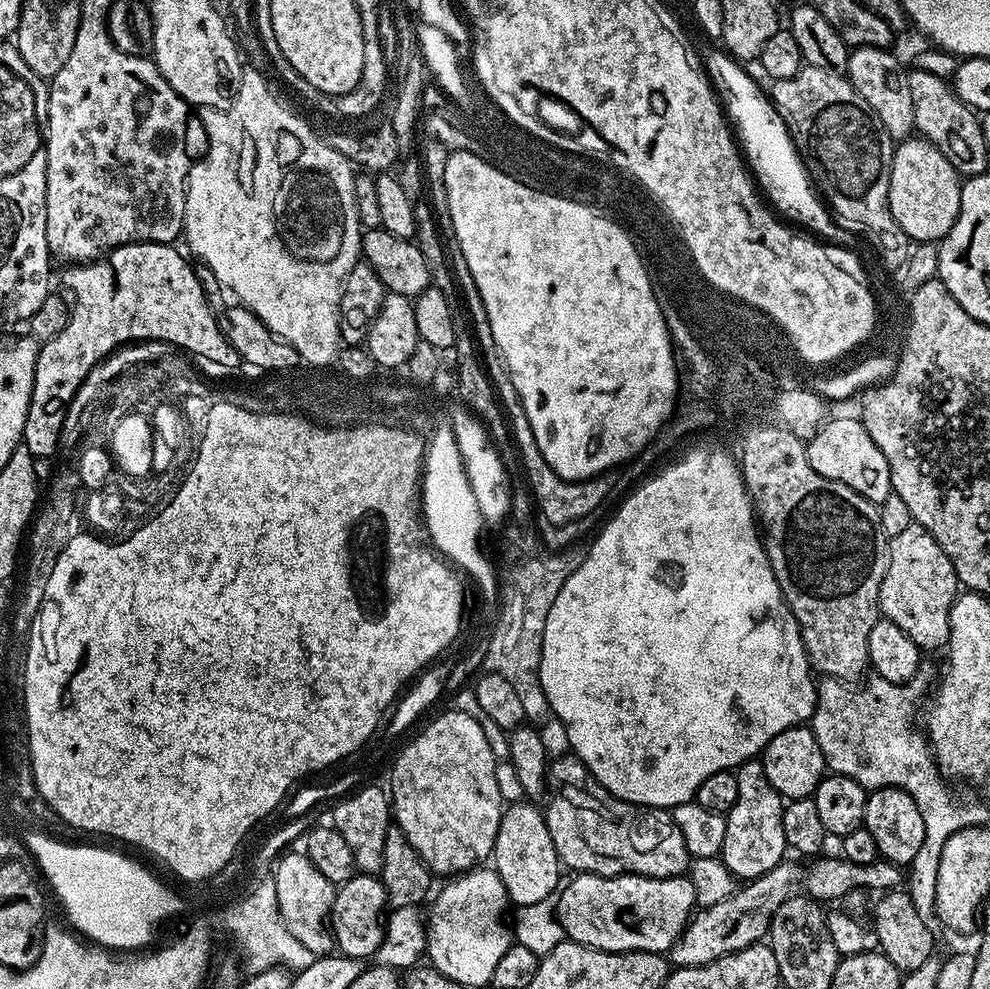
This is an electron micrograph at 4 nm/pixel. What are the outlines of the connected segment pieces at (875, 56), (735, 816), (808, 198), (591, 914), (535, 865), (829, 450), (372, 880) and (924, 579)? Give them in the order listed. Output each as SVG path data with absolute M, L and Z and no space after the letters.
M853 48L848 54L848 71L846 73L854 90L858 90L860 97L872 107L872 112L882 122L882 126L892 137L893 141L909 139L913 135L914 98L910 98L909 69L900 65L895 51L887 48Z
M763 759L748 760L739 765L735 773L738 778L738 802L734 802L732 809L726 813L726 842L720 856L737 881L751 882L774 870L774 866L778 866L785 859L782 814L786 801L774 790L774 786L770 786Z
M719 51L709 54L706 75L738 137L742 155L759 191L767 197L773 209L781 208L793 225L805 224L809 233L825 236L836 244L850 243L854 239L852 229L845 228L834 219L827 203L814 187L814 181L800 158L800 151L788 133L786 122L772 105L769 93L756 85L755 78L744 69L747 67L741 61L729 56L727 51Z
M581 872L572 878L558 892L558 915L565 937L603 952L667 953L697 907L694 886L684 876L595 876Z
M509 803L505 807L491 855L491 859L496 860L494 869L506 888L509 901L522 908L534 906L543 900L552 900L562 884L562 863L550 830L547 829L547 818L539 807L536 809L532 804L535 803Z
M840 416L837 420L831 420L822 423L812 440L807 441L810 466L822 474L822 478L842 482L850 486L850 490L865 496L871 504L880 505L885 498L893 495L887 458L882 450L878 450L878 446L874 446L874 438L870 438L859 419Z
M357 874L339 885L336 888L336 897L332 903L330 917L330 931L339 955L363 961L375 957L384 937L388 907L388 891L384 889L383 879L375 875Z
M912 523L902 530L902 534L891 537L888 542L888 565L886 574L882 578L880 587L880 614L883 619L894 622L894 626L900 627L902 631L921 650L928 648L943 649L950 638L950 610L952 603L958 595L958 581L956 571L942 546L922 525Z

